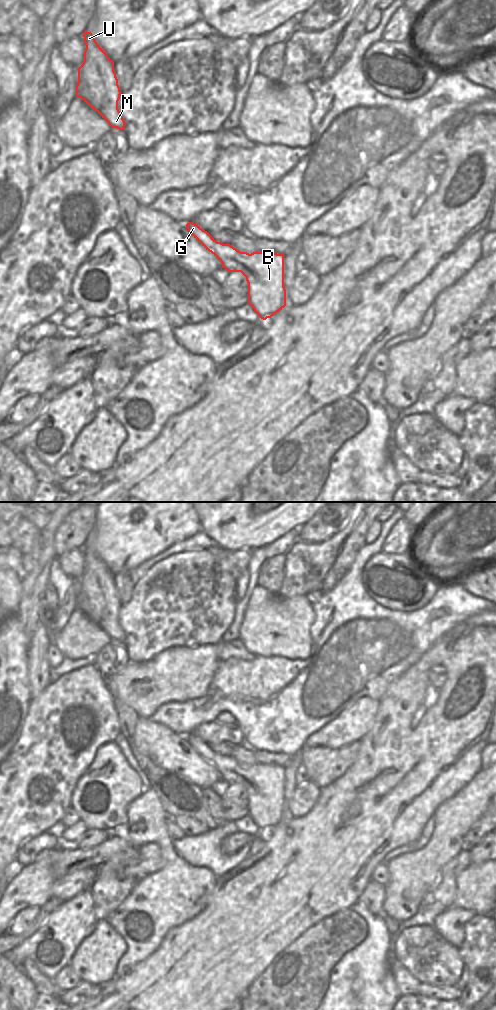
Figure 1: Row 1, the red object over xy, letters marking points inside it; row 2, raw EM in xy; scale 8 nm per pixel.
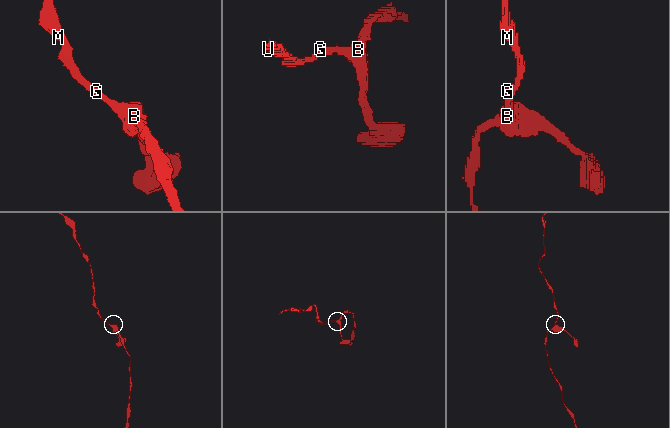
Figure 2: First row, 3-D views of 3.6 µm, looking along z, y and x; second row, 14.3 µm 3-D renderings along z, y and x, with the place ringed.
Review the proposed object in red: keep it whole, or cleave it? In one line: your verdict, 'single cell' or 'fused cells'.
single cell

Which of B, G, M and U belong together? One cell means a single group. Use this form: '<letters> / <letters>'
B G M U

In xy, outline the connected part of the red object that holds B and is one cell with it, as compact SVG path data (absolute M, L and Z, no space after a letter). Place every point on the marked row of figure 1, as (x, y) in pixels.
M193 222L186 224L190 234L221 263L228 272L241 272L248 283L248 304L263 320L286 306L284 254L241 252L230 244L217 242Z

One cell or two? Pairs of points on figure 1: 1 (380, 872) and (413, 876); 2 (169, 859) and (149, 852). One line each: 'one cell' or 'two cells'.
1: two cells
2: two cells

